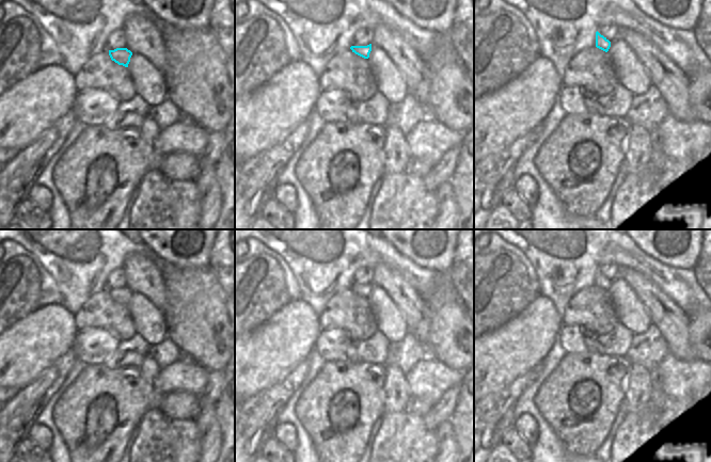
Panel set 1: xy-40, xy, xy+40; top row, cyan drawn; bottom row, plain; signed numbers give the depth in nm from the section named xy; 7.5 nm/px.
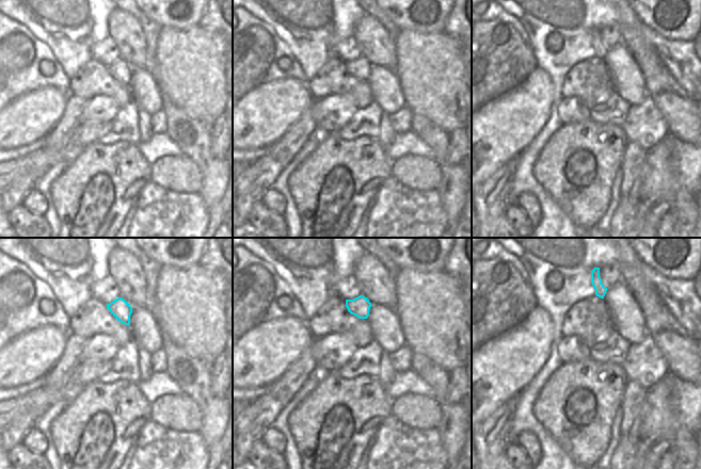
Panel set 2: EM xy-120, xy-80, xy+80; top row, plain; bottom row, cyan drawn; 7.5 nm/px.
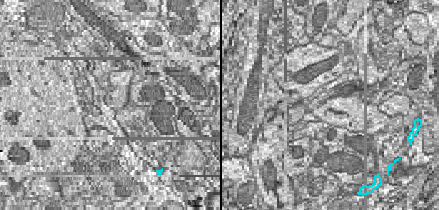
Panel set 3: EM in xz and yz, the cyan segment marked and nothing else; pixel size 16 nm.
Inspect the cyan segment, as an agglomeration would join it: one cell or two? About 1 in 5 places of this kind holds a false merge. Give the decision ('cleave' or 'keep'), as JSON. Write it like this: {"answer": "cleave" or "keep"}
{"answer": "keep"}

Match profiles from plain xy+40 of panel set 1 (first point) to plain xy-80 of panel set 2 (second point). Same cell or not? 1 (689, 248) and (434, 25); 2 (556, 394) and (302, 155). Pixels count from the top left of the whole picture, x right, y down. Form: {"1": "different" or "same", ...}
{"1": "same", "2": "different"}

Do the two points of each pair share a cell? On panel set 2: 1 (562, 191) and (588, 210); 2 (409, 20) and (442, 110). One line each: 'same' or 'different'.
1: same
2: different

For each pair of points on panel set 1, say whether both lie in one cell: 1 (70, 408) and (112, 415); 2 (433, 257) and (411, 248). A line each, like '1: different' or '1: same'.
1: same
2: same

